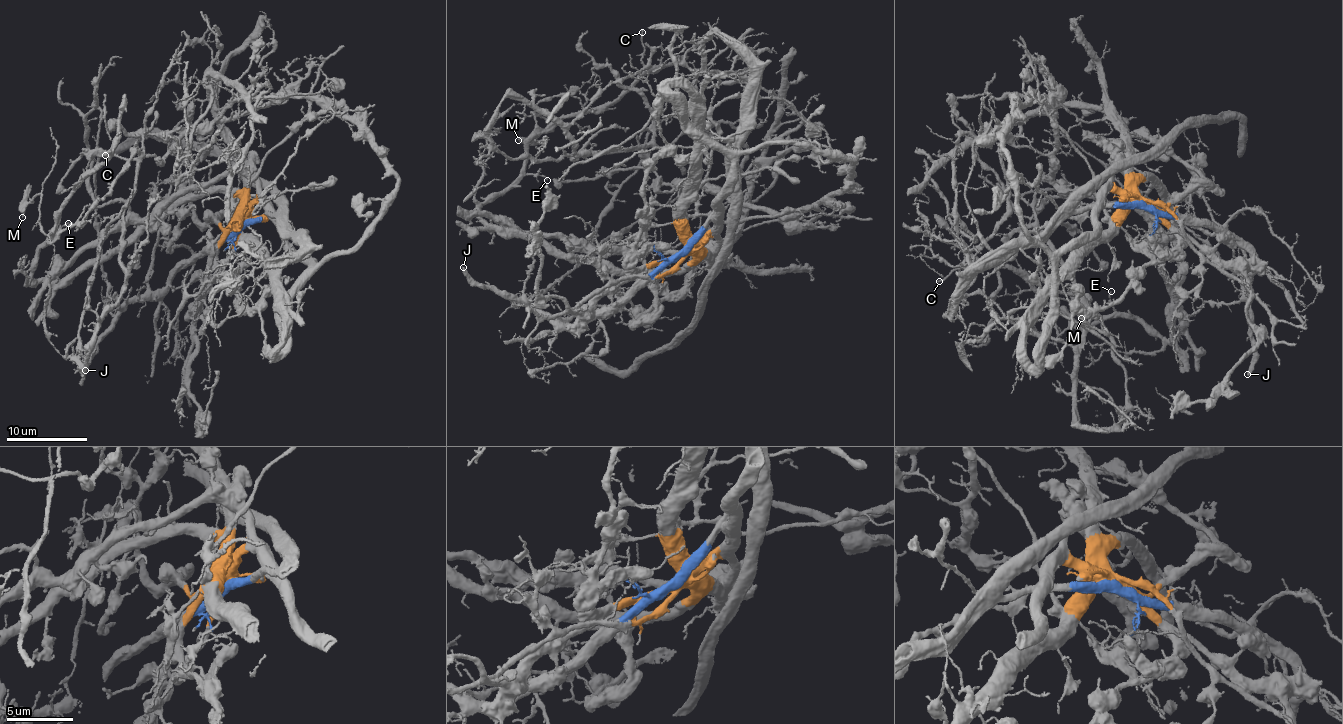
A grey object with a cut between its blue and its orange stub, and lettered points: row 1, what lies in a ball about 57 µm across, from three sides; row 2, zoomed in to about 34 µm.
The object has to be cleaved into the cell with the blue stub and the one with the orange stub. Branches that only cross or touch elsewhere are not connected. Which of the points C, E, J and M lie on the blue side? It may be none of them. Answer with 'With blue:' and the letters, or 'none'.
With blue: J

